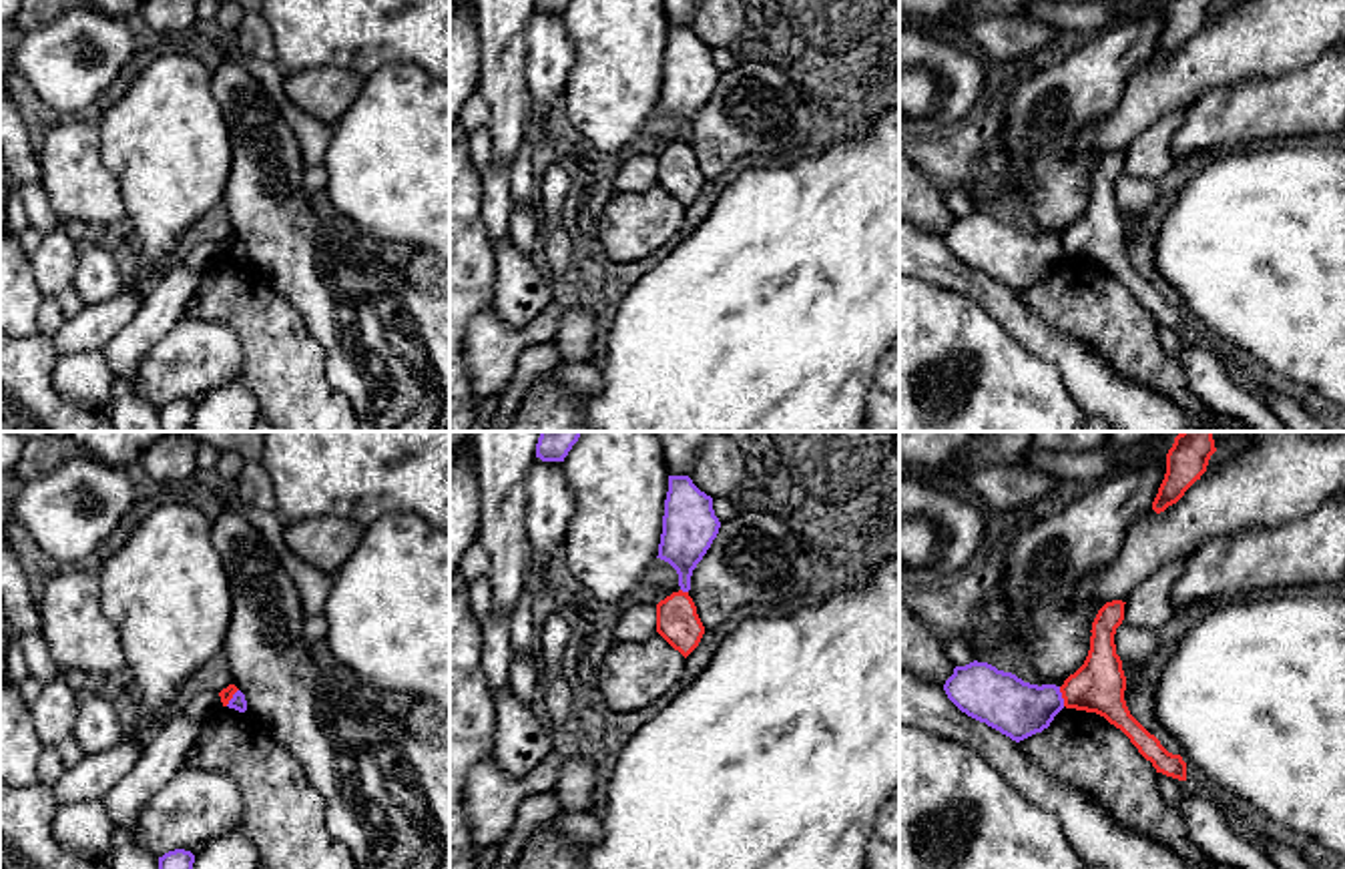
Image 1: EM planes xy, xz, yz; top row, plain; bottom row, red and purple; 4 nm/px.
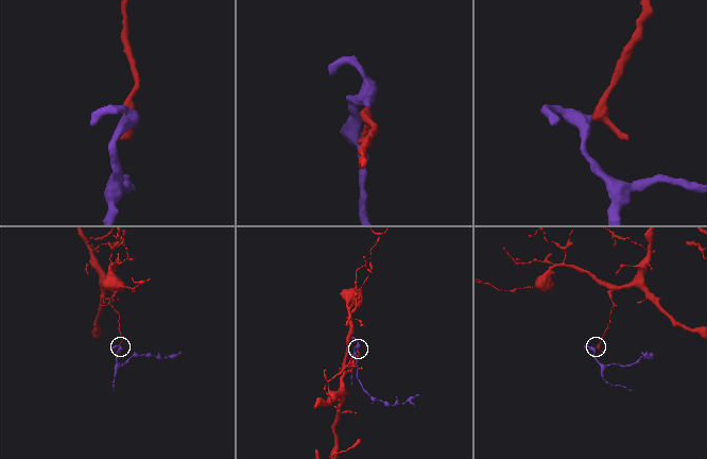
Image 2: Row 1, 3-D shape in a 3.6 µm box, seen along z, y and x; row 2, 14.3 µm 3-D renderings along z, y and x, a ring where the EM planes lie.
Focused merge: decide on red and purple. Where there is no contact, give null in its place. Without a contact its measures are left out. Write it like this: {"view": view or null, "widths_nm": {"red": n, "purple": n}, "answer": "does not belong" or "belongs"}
{"view": "yz", "widths_nm": {"red": 220, "purple": 220}, "answer": "does not belong"}

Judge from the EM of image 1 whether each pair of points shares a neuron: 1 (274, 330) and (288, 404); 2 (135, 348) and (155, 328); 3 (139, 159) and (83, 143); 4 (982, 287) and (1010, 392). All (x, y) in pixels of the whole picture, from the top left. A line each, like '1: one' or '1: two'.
1: one
2: one
3: two
4: two

